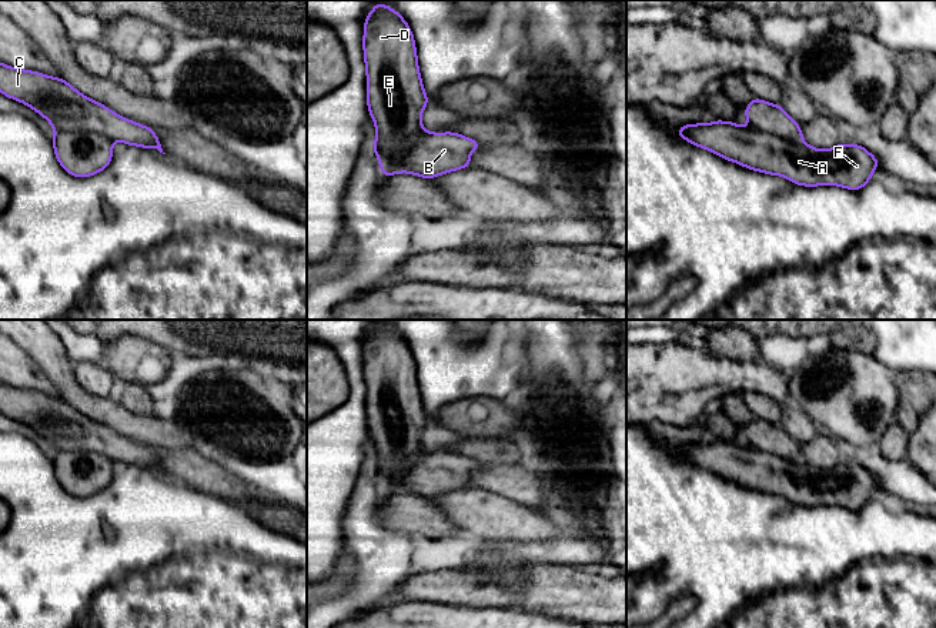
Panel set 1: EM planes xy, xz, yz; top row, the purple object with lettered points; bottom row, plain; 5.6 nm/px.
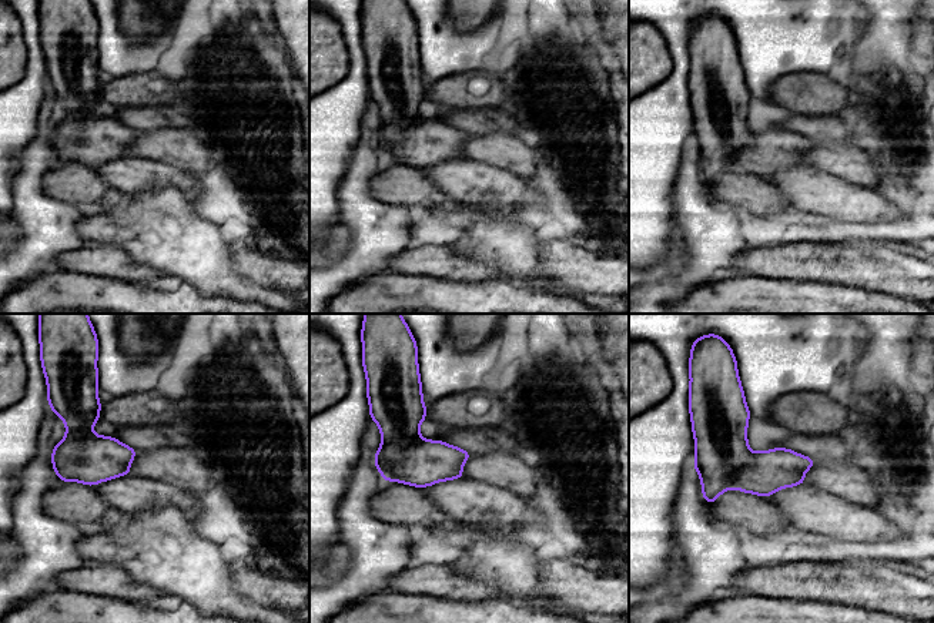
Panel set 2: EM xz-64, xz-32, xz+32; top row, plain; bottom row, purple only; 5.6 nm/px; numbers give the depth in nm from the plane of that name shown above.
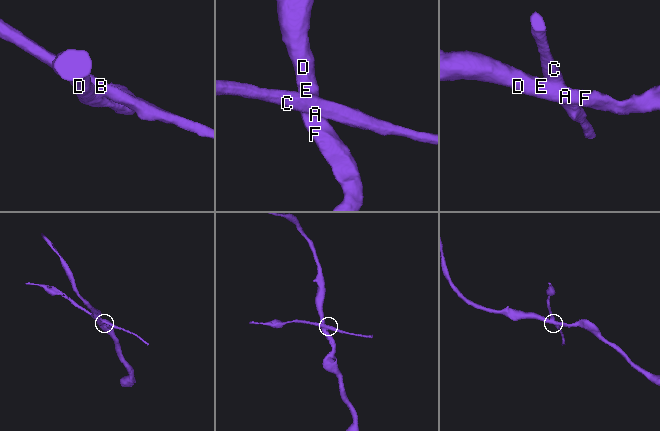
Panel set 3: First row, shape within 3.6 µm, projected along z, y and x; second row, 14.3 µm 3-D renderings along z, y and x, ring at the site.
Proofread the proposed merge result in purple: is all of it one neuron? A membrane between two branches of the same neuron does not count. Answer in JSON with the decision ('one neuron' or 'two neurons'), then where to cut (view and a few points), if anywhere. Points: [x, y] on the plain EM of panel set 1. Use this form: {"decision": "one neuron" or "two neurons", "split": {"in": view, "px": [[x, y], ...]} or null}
{"decision": "two neurons", "split": {"in": "xy", "px": [[56, 450], [90, 450], [113, 460]]}}

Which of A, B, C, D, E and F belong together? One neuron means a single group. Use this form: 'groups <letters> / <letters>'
groups A D E F / B C

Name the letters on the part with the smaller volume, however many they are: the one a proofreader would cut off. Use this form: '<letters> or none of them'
B, C

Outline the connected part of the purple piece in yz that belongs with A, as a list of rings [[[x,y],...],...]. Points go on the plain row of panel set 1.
[[[735,441],[689,442],[676,454],[728,481],[806,507],[839,505],[856,511],[868,505],[873,490],[880,487],[878,478],[856,462],[819,470],[751,445],[738,447]]]

